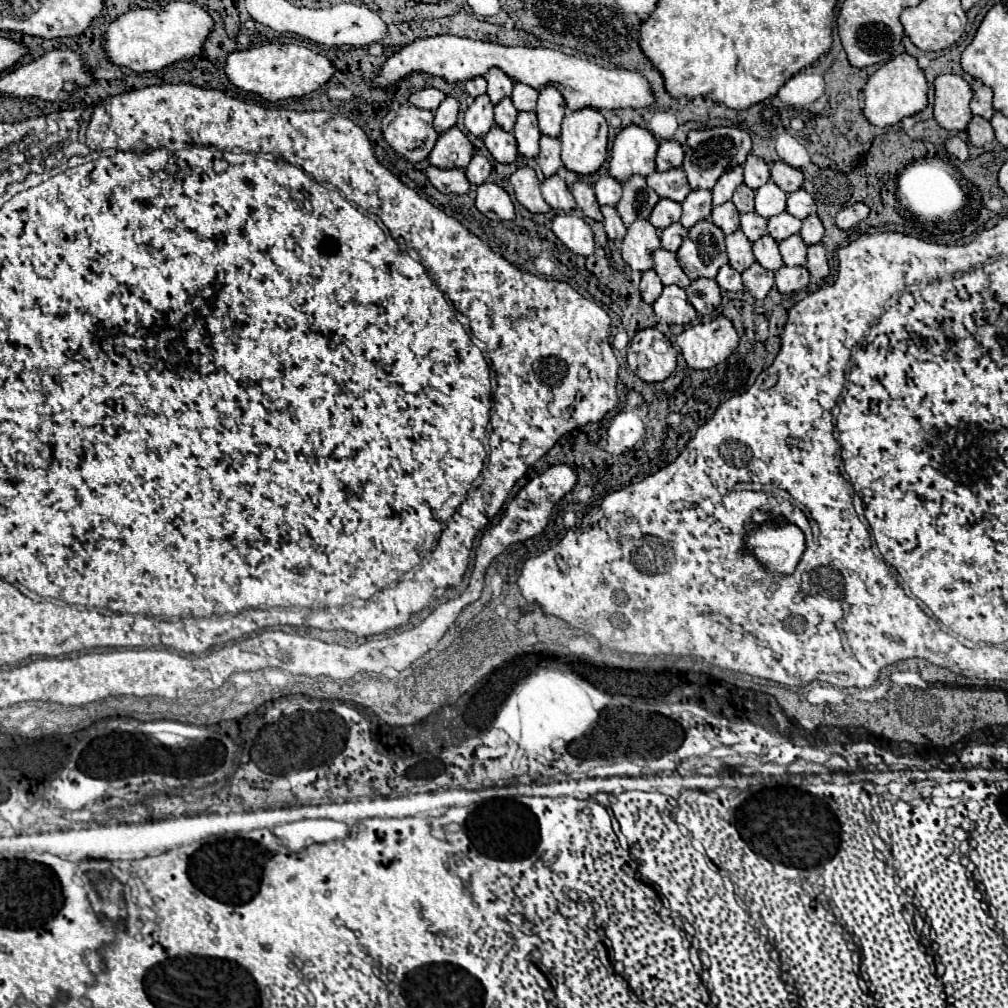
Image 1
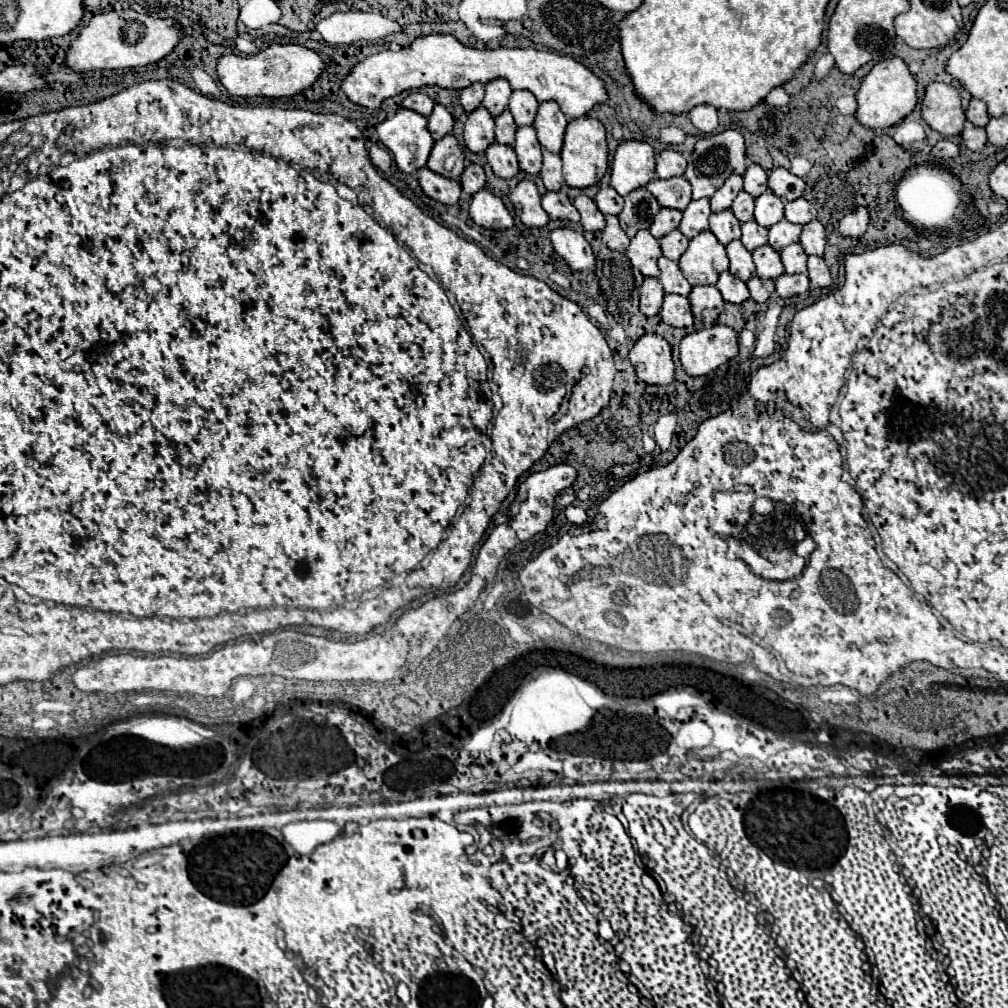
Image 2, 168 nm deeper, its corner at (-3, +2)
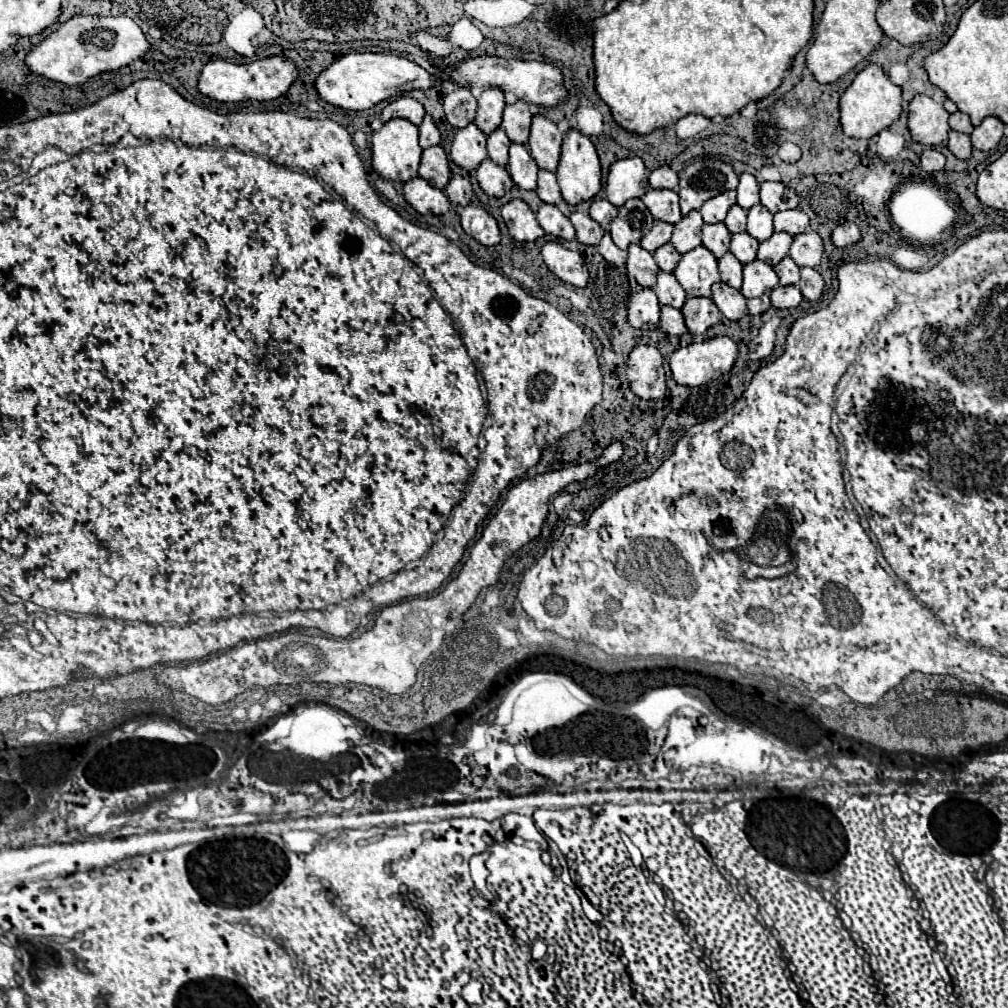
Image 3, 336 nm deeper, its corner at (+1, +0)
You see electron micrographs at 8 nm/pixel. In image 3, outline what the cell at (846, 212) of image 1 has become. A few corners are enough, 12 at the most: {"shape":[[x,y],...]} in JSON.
{"shape":[[853,221],[835,227],[833,243],[837,247],[853,245],[861,239]]}

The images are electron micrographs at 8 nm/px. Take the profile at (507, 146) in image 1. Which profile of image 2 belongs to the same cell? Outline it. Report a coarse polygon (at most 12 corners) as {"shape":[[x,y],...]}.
{"shape":[[493,143],[487,163],[501,179],[519,173],[513,147]]}

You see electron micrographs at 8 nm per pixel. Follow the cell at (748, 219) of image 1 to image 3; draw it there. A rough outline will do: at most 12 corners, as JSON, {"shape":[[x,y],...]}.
{"shape":[[747,231],[735,233],[731,253],[747,265],[759,243]]}

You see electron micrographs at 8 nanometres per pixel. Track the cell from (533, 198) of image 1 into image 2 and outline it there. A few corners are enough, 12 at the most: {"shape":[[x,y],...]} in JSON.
{"shape":[[521,181],[509,195],[525,227],[545,227],[547,213],[535,183]]}

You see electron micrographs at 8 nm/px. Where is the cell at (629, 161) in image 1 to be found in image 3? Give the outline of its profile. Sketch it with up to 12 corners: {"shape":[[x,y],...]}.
{"shape":[[641,157],[611,165],[605,195],[613,205],[651,187]]}

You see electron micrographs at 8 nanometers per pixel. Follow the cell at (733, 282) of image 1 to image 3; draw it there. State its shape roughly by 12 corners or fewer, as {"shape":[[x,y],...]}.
{"shape":[[713,285],[711,299],[719,311],[737,321],[747,313],[741,291]]}

